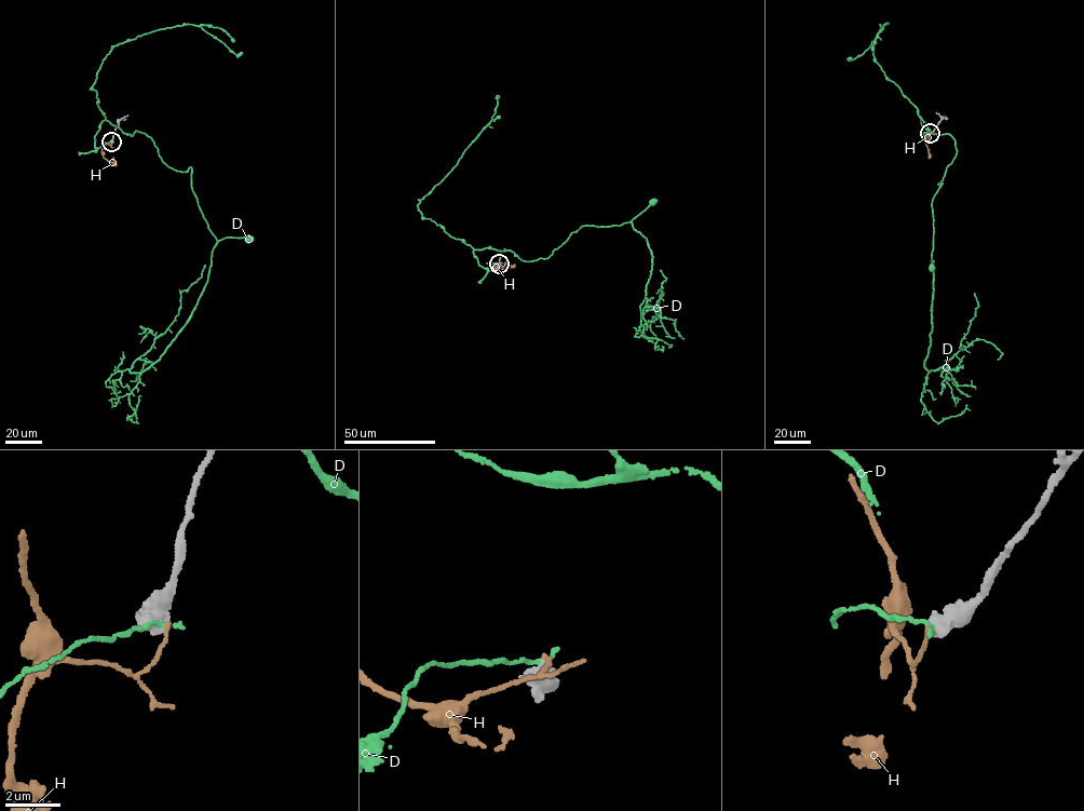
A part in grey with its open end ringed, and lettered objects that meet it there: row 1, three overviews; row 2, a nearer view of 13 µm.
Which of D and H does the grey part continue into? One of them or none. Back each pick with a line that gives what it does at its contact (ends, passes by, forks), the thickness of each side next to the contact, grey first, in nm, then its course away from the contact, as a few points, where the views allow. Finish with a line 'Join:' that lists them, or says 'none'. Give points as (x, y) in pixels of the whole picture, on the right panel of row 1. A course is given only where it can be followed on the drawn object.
Join: none

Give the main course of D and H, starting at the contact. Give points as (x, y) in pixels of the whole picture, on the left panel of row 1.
D: (111, 142), (94, 146), (105, 120), (132, 136), (144, 133), (164, 163), (190, 167), (216, 239), (248, 239)
H: (112, 142), (104, 146), (102, 154), (113, 163), (113, 157)

